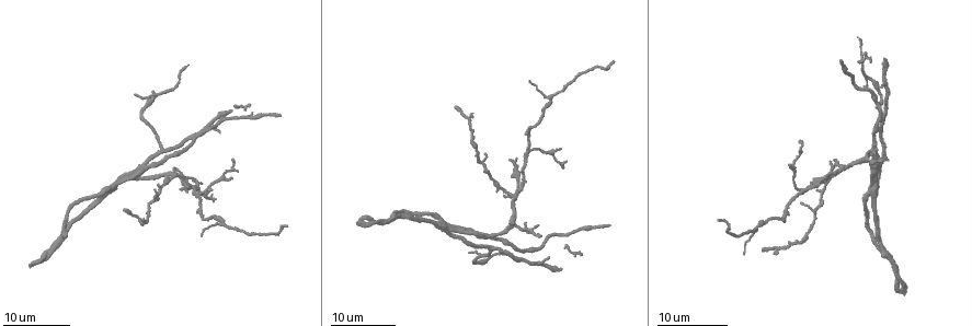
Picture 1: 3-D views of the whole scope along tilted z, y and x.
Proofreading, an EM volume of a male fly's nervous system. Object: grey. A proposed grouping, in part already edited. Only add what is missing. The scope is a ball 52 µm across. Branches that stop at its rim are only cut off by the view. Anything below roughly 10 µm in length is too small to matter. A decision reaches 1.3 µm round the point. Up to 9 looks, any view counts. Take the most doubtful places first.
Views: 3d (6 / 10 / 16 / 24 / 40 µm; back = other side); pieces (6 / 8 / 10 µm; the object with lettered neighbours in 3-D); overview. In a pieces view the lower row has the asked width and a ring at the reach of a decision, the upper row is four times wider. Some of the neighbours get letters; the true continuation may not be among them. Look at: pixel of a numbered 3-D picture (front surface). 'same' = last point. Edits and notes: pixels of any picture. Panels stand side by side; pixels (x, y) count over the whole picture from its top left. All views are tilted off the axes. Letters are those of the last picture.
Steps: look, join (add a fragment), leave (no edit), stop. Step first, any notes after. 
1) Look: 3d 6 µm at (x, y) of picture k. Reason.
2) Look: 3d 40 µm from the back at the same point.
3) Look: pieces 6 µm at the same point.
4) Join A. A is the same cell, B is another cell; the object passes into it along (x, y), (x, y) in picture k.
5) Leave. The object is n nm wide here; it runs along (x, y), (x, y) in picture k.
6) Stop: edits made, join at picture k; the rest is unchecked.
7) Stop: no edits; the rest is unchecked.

Look: 3d 16 µm at (761, 248) of picture 1. End of a long branch.

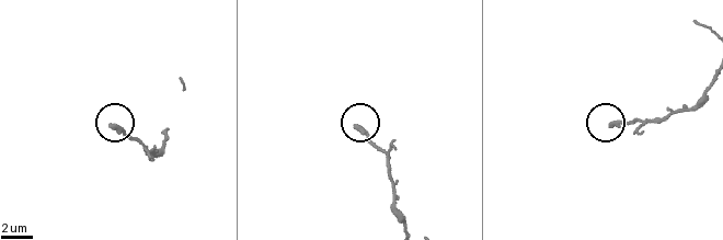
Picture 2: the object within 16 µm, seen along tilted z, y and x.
Look: pieces 6 µm at (110, 124) of picture 2.

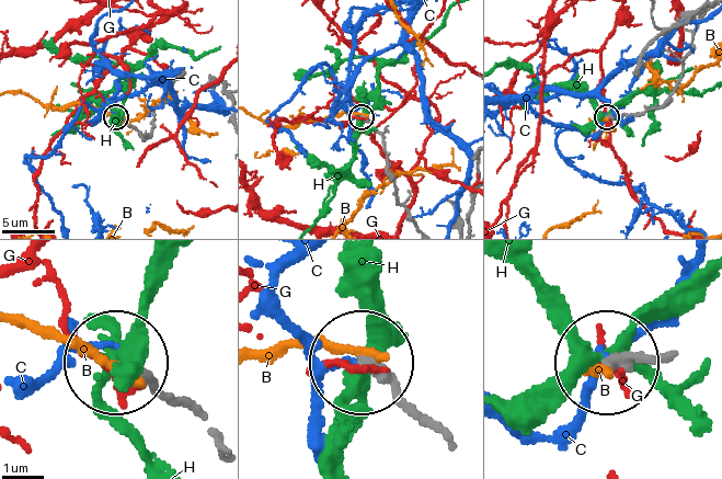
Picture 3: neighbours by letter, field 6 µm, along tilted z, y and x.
Leave. B, C, G and H are other cells; it runs along (703, 14), (678, 86), (666, 101), (640, 113), (608, 117) in picture 3; none of them fits.

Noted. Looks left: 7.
Look: 3d 24 µm at (188, 193) of picture 1. Tapers out.

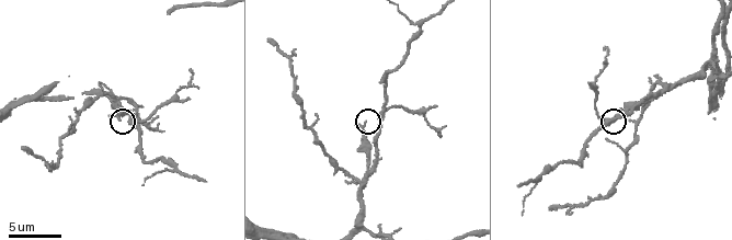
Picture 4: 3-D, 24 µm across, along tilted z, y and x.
Look: 3d 6 µm at (367, 120) of picture 4. Zoom in.

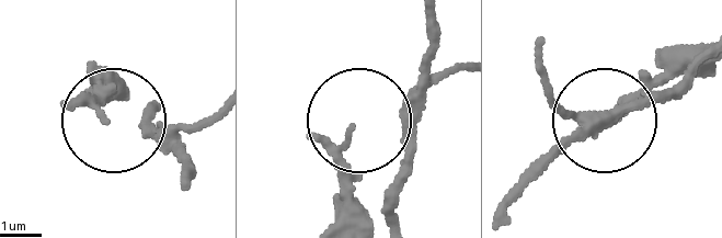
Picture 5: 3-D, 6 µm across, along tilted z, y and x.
Look: pieces 10 µm at (351, 131) of picture 5.

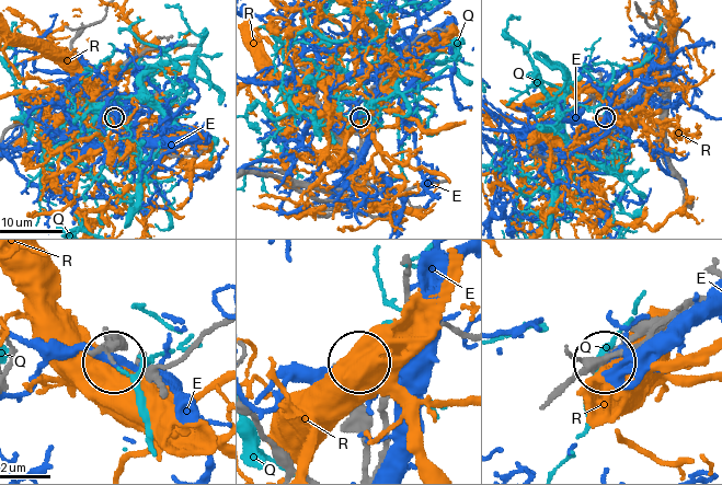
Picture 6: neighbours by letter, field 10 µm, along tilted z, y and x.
Leave. E, Q and R are other cells; none of them fits.

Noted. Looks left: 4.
Look: 3d 6 µm at (316, 113) of picture 4. An open end.

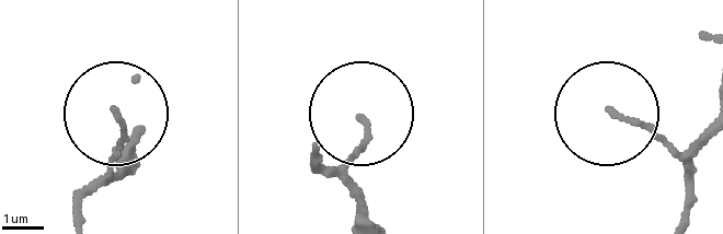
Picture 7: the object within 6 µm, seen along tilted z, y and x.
Look: pieces 10 µm at (613, 115) of picture 7.

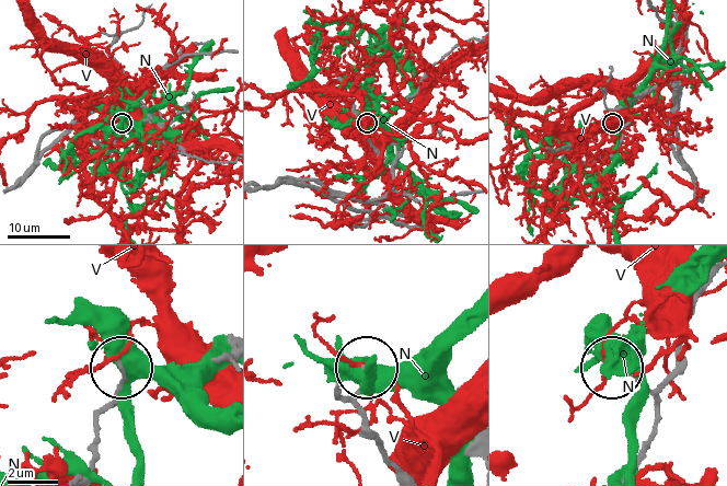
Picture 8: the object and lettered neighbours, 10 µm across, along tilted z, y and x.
Leave. N and V are other cells; none of them fits.

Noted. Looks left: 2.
Look: 3d 16 µm at (469, 254) of picture 1. Branch stops here.

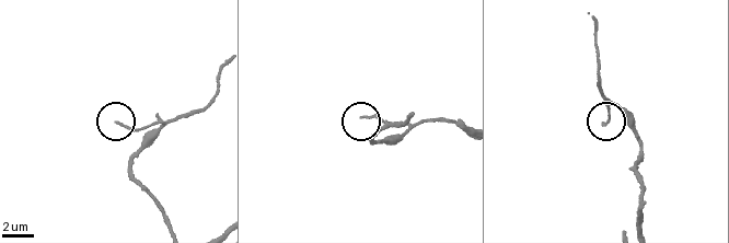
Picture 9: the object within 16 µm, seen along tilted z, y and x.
Look: pieces 6 µm at (117, 122) of picture 9.

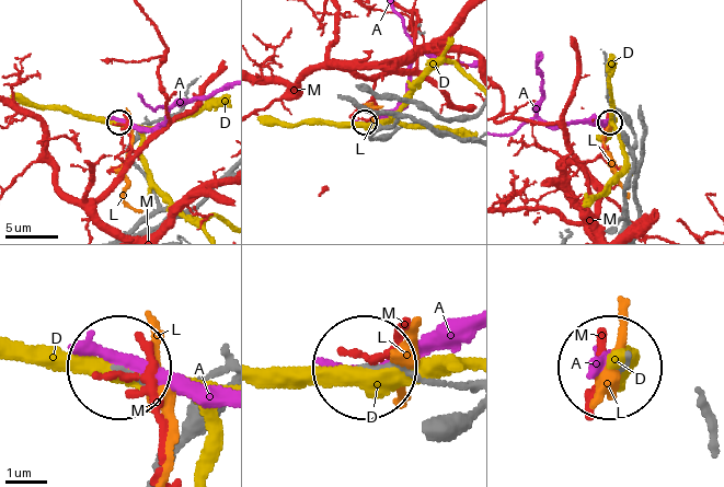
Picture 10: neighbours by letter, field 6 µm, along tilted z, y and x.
Leave. A, D, L and M are other cells; it runs along (468, 391), (367, 368) in picture 10; no lettered fragment goes on from it.

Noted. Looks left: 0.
Stop: no edits; the rest is unchecked.

